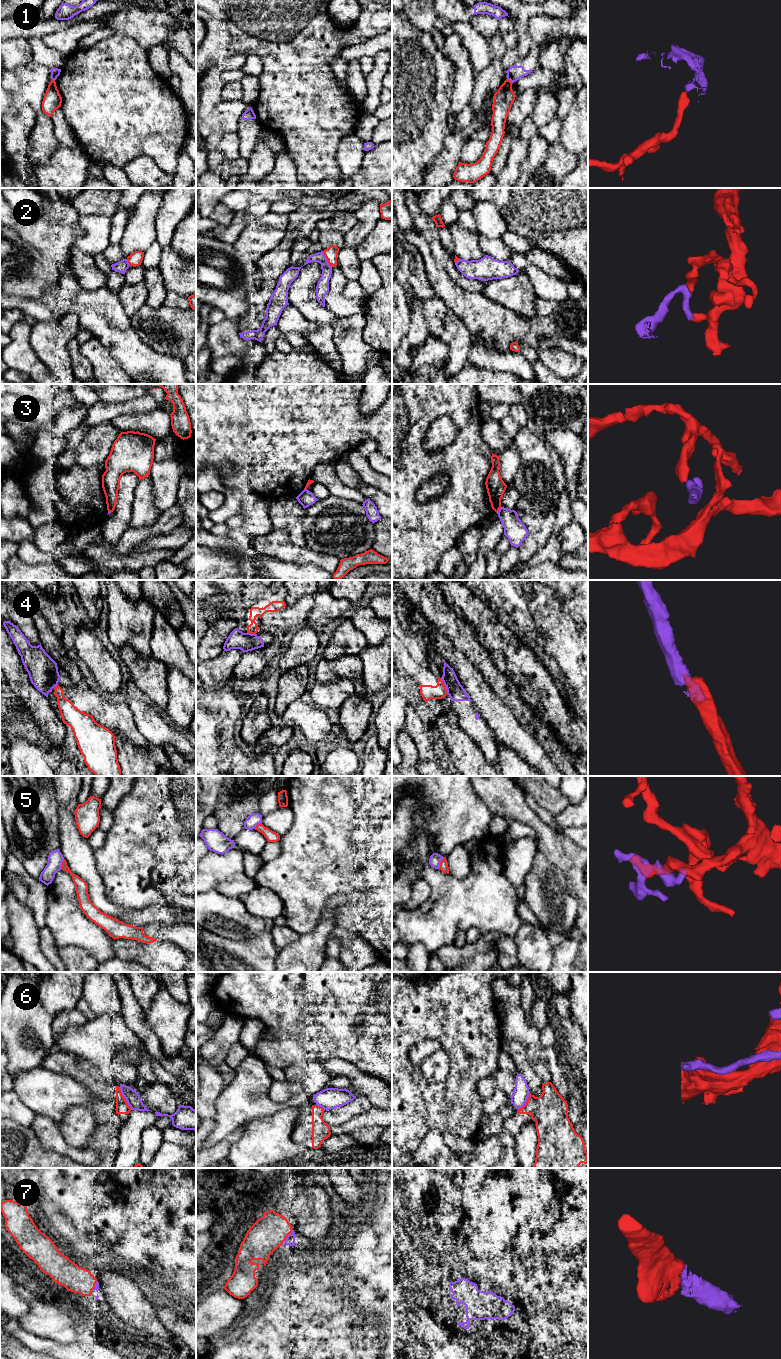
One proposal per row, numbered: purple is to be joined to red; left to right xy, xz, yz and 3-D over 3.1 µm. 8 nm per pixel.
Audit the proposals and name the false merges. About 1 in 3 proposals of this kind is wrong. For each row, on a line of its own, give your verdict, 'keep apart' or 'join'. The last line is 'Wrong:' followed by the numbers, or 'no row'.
1: keep apart
2: keep apart
3: keep apart
4: keep apart
5: keep apart
6: keep apart
7: join
Wrong: 1, 2, 3, 4, 5, 6

